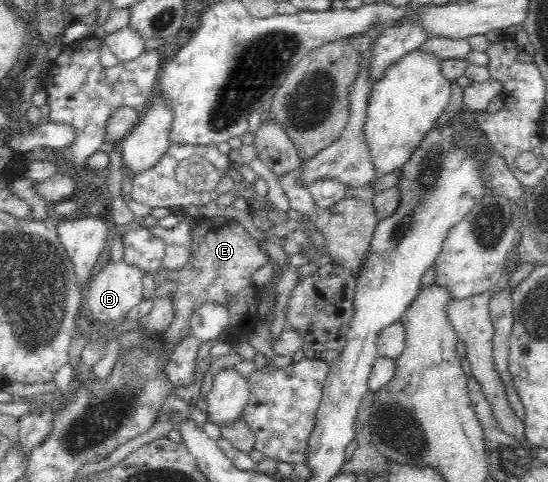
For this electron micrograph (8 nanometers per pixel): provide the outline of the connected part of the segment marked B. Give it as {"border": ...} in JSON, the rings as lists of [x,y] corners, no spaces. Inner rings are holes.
{"border":[[[120,260],[119,262],[109,261],[104,265],[97,275],[93,277],[93,281],[89,286],[88,295],[86,295],[86,303],[84,310],[86,316],[90,317],[97,323],[118,323],[123,321],[128,312],[140,303],[143,299],[142,295],[142,277],[144,272],[140,268],[132,266]]]}

